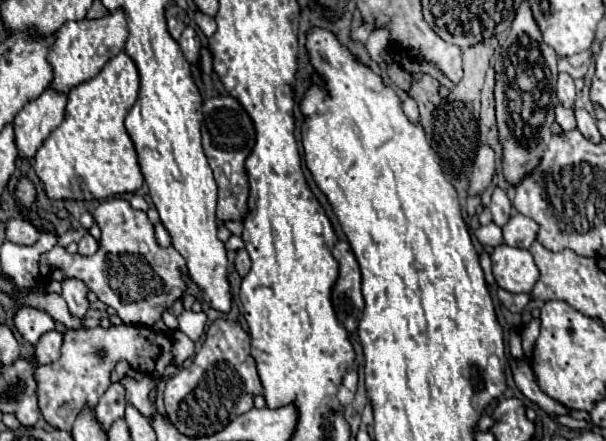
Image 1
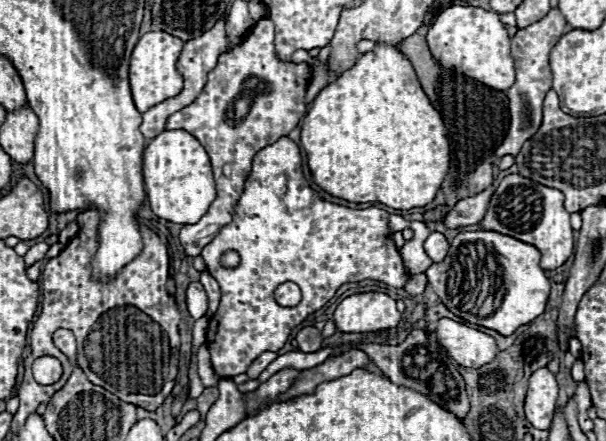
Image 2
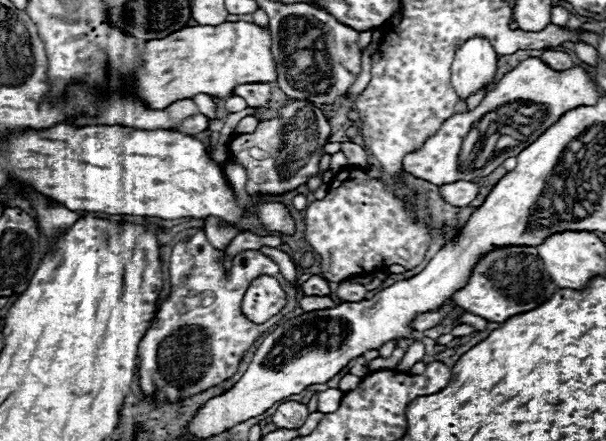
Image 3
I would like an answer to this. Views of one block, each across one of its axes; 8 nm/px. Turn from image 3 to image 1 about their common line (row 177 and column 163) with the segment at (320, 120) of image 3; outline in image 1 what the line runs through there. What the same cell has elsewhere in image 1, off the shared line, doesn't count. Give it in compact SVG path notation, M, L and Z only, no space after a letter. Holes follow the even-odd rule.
M106 200L92 212L92 216L102 230L98 252L94 256L82 256L78 252L70 254L62 246L54 246L40 258L44 278L78 278L86 282L98 300L112 306L126 324L150 326L162 320L162 312L170 310L170 306L180 300L188 288L188 268L182 254L176 248L162 248L156 242L154 226L150 224L146 212L134 210L126 200ZM140 242L148 244L148 254L138 252Z

